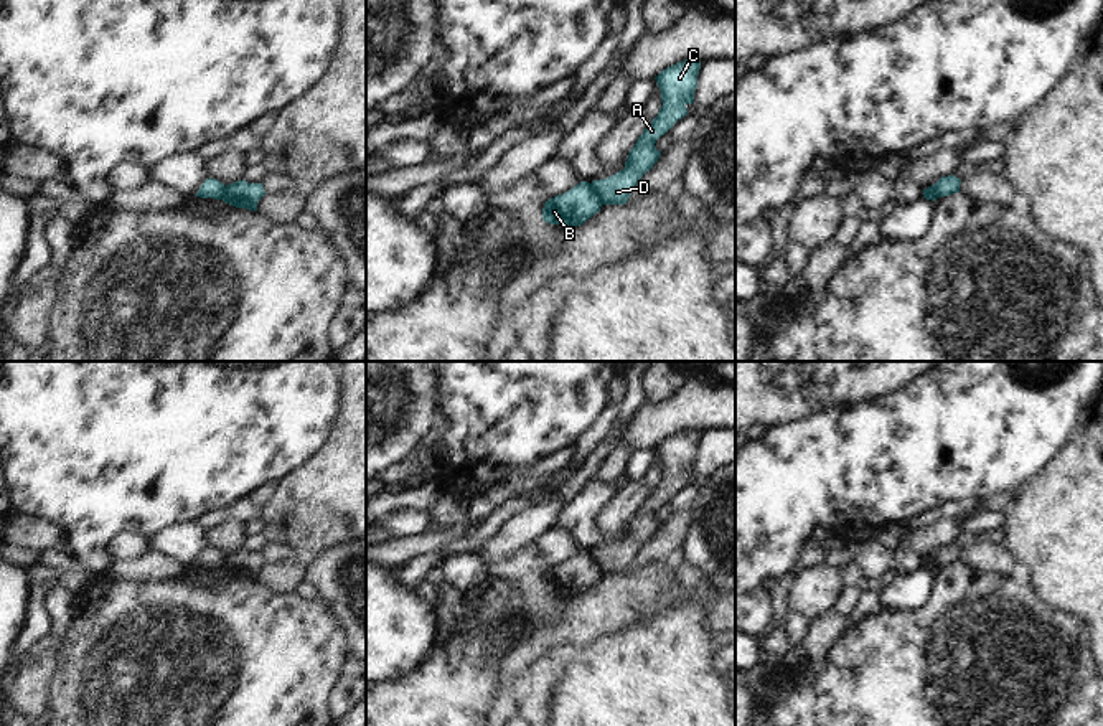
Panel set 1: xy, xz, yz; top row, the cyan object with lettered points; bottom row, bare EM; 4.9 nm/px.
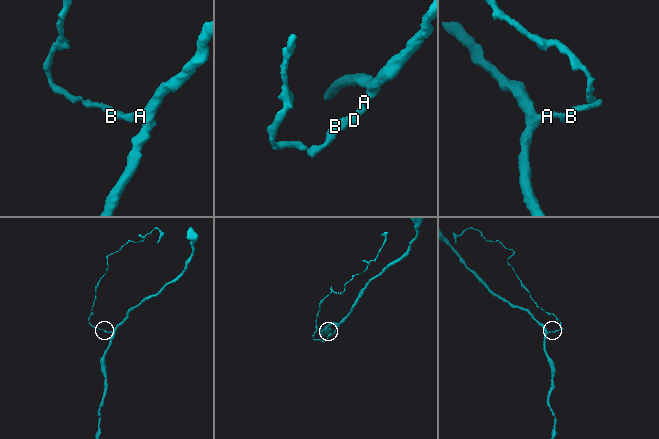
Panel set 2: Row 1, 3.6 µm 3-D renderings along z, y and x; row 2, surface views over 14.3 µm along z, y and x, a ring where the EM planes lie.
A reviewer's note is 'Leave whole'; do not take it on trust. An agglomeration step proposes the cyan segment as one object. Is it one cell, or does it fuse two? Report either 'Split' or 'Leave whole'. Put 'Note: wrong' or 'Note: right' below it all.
Split.
Note: wrong

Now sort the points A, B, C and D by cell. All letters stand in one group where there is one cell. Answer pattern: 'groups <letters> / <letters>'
groups A C D / B

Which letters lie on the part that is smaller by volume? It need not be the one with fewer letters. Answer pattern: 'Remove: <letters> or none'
Remove: B

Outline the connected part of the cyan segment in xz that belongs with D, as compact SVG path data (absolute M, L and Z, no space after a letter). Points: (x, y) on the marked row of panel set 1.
M684 59L663 69L655 78L663 102L658 116L638 137L628 153L625 168L608 178L590 183L602 205L625 205L641 177L658 162L661 152L655 144L679 119L688 116L686 106L694 102L699 69L699 59Z

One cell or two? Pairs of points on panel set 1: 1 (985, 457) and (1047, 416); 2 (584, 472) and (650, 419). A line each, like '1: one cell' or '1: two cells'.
1: one cell
2: two cells

